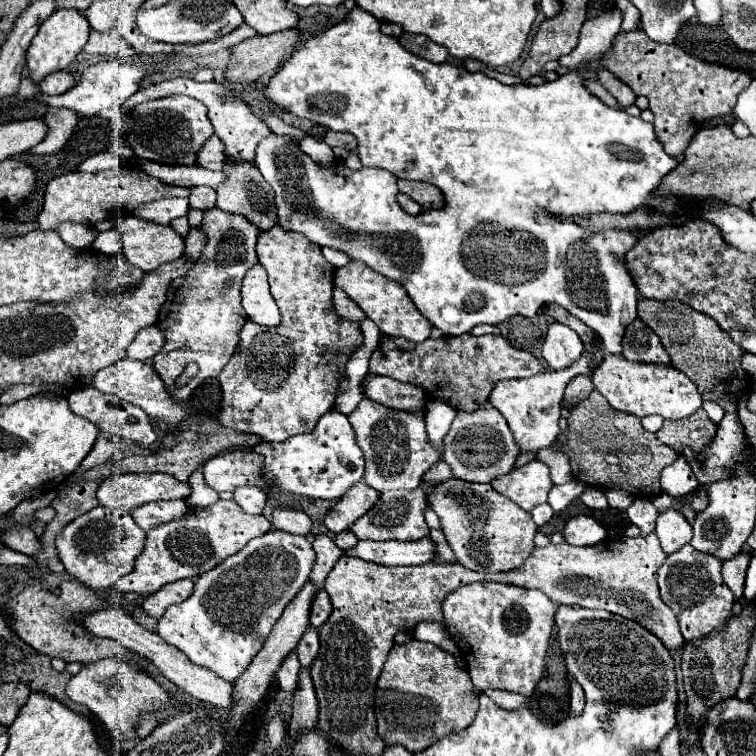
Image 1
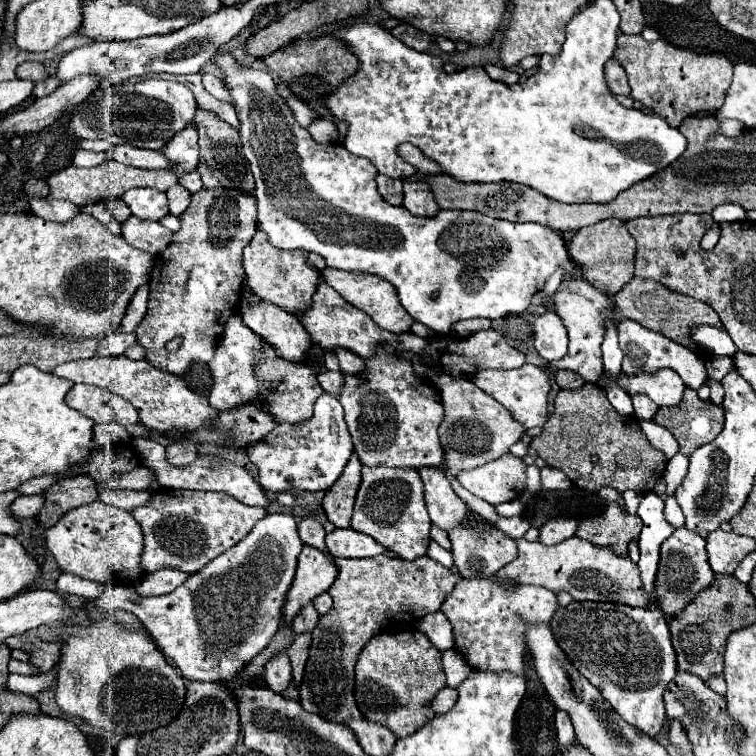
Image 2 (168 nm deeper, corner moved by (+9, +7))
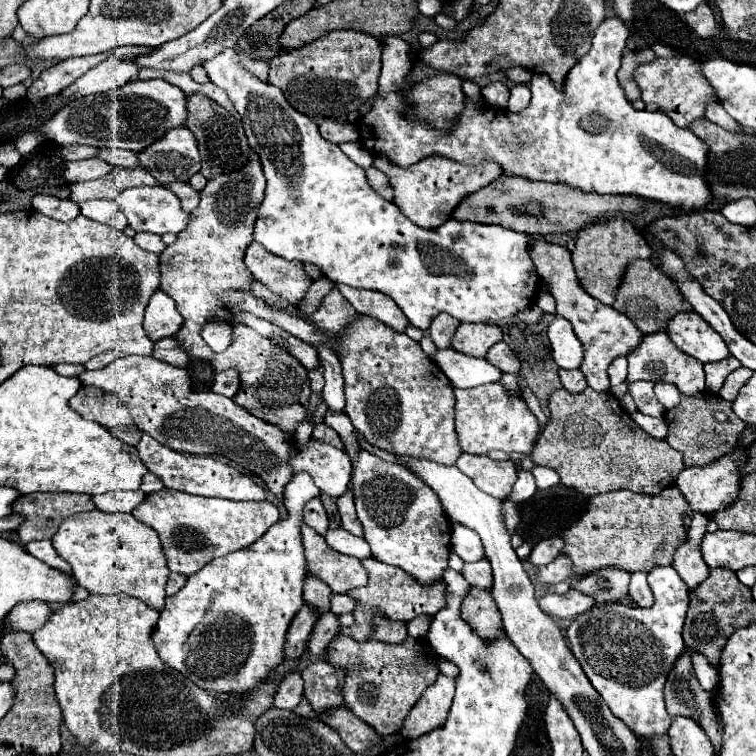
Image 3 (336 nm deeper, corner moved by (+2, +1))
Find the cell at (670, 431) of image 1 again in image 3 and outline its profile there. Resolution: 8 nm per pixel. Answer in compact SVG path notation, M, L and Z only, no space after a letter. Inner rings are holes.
M701 393L701 395L693 395L693 397L681 397L681 403L673 409L669 409L663 419L669 425L669 433L667 433L667 443L681 451L685 457L685 467L707 467L707 463L713 463L715 459L727 455L727 451L731 451L737 441L743 427L743 421L731 411L731 401L725 401L723 397L715 397L711 393ZM723 411L727 413L729 421L727 423L719 423L715 419L715 413Z

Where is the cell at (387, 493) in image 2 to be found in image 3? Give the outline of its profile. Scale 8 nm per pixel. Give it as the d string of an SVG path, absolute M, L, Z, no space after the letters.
M359 451L353 461L351 489L357 517L363 523L365 541L377 561L397 565L415 577L421 585L443 581L449 559L451 521L445 515L437 493L417 475L399 463L387 463L377 455Z

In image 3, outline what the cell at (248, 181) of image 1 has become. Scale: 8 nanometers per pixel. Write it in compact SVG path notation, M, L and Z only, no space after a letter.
M187 95L187 123L191 133L195 135L201 151L201 173L207 179L213 179L221 173L229 173L241 169L251 153L247 145L247 137L243 133L243 125L229 111L219 107L219 103L207 99L205 95Z

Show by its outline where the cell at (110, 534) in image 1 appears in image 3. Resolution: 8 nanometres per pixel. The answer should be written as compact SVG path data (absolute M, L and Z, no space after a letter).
M89 511L67 517L53 537L53 547L71 565L73 577L89 593L131 595L161 611L165 605L165 583L169 577L157 531L137 521L131 513Z

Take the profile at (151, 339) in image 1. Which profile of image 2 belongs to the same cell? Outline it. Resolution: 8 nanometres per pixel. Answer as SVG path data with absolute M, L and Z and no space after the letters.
M112 333L108 337L104 337L100 349L98 349L98 357L108 357L108 355L124 355L124 351L128 347L132 347L136 343L136 335L134 333Z

